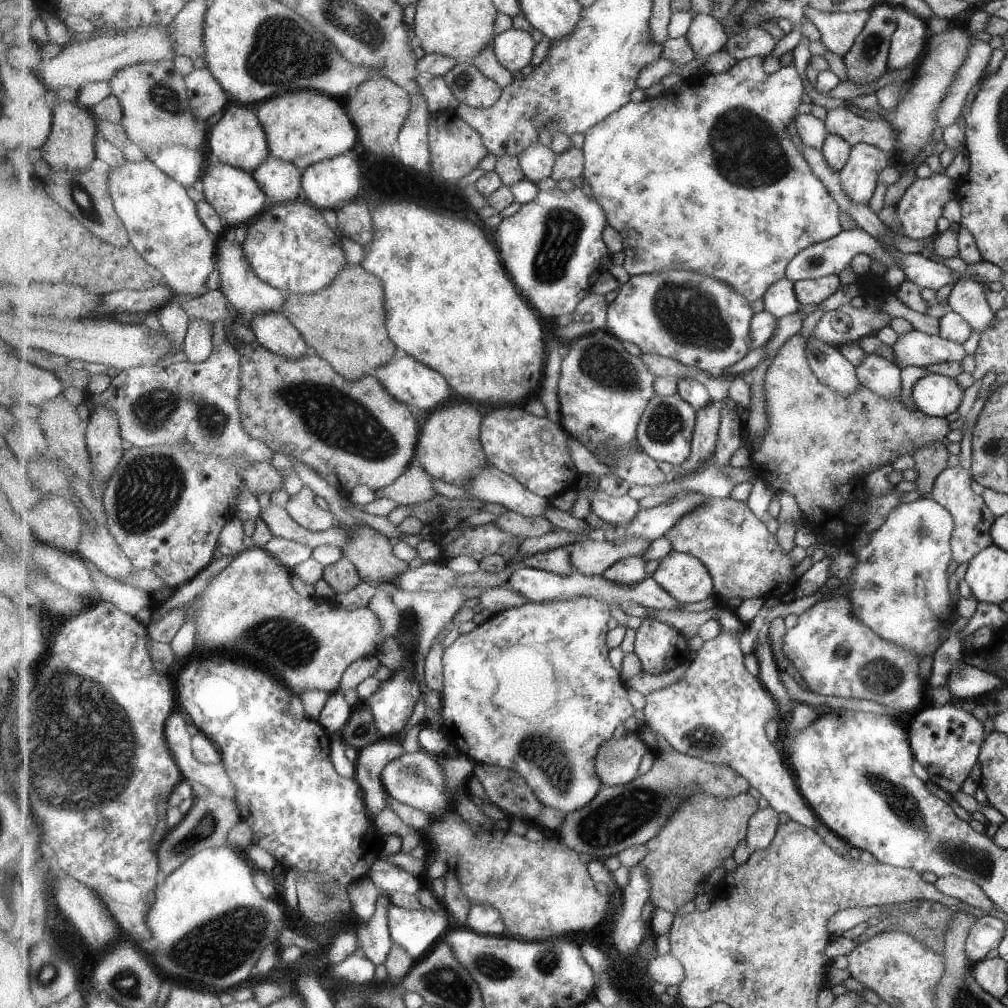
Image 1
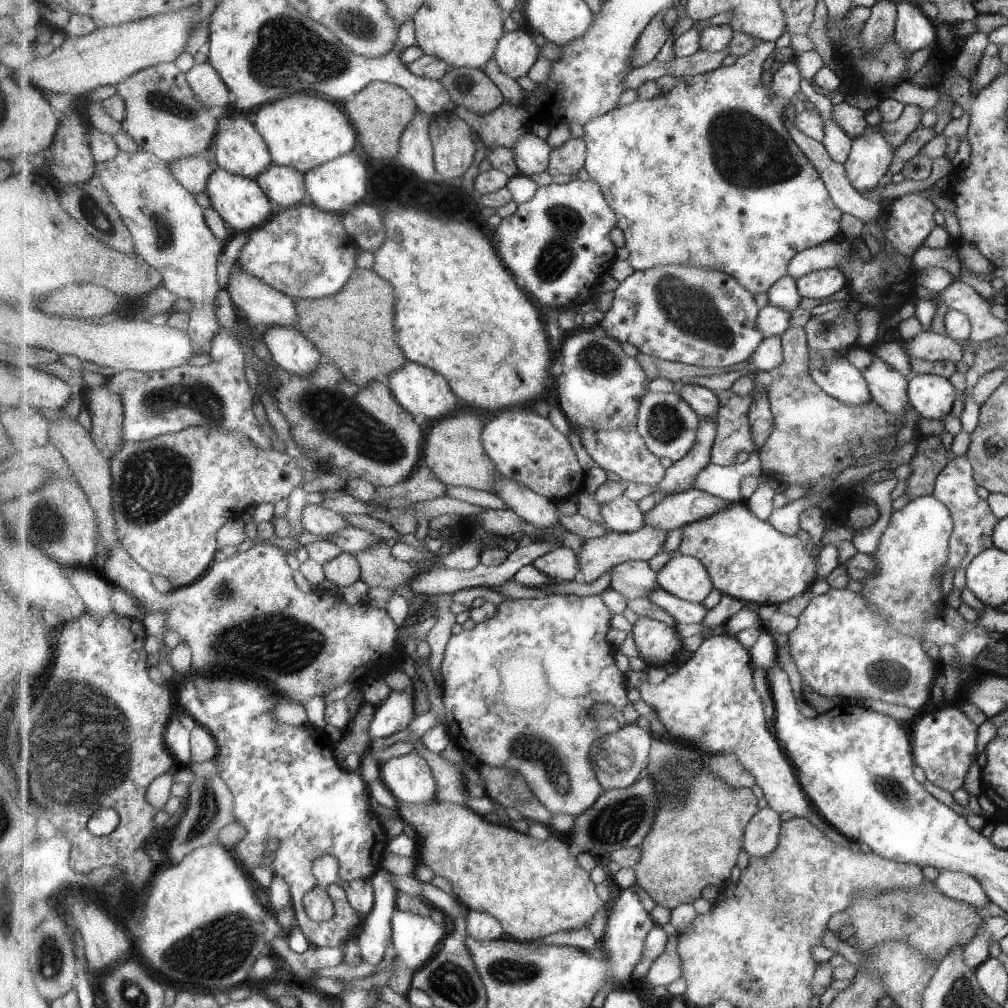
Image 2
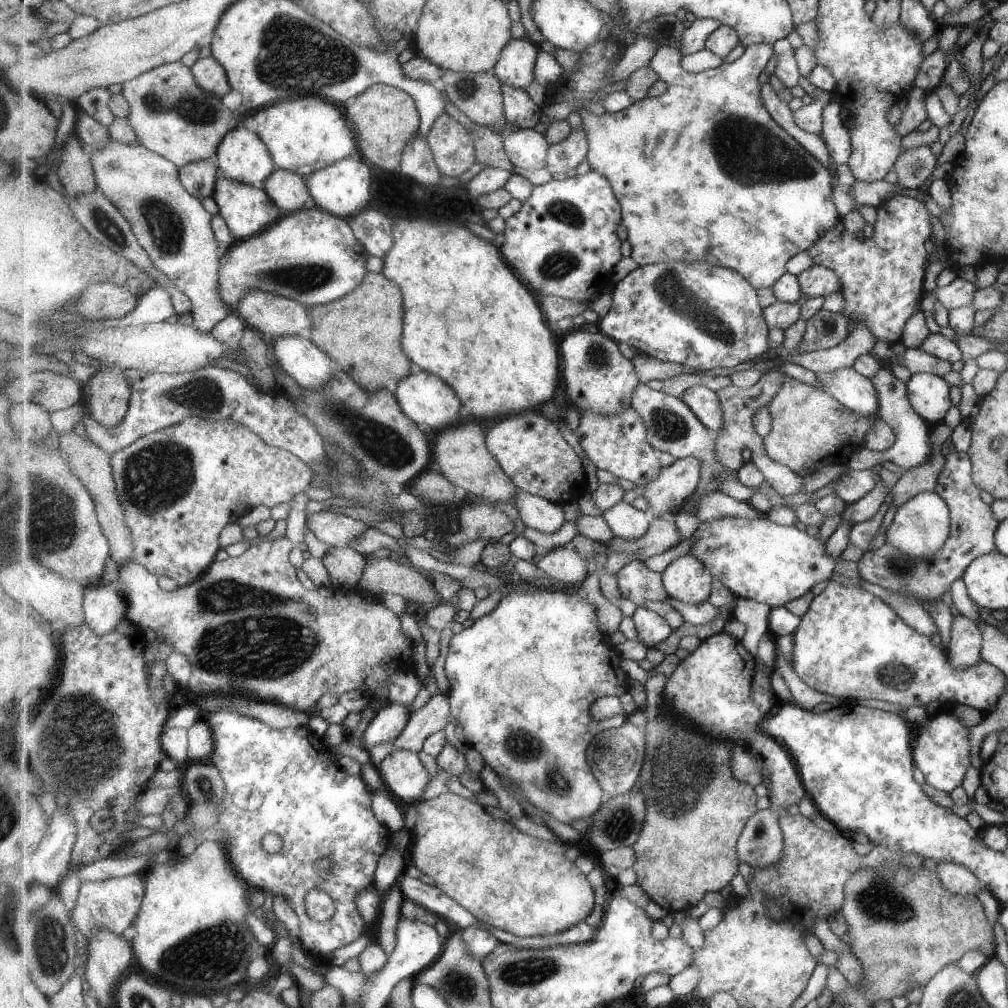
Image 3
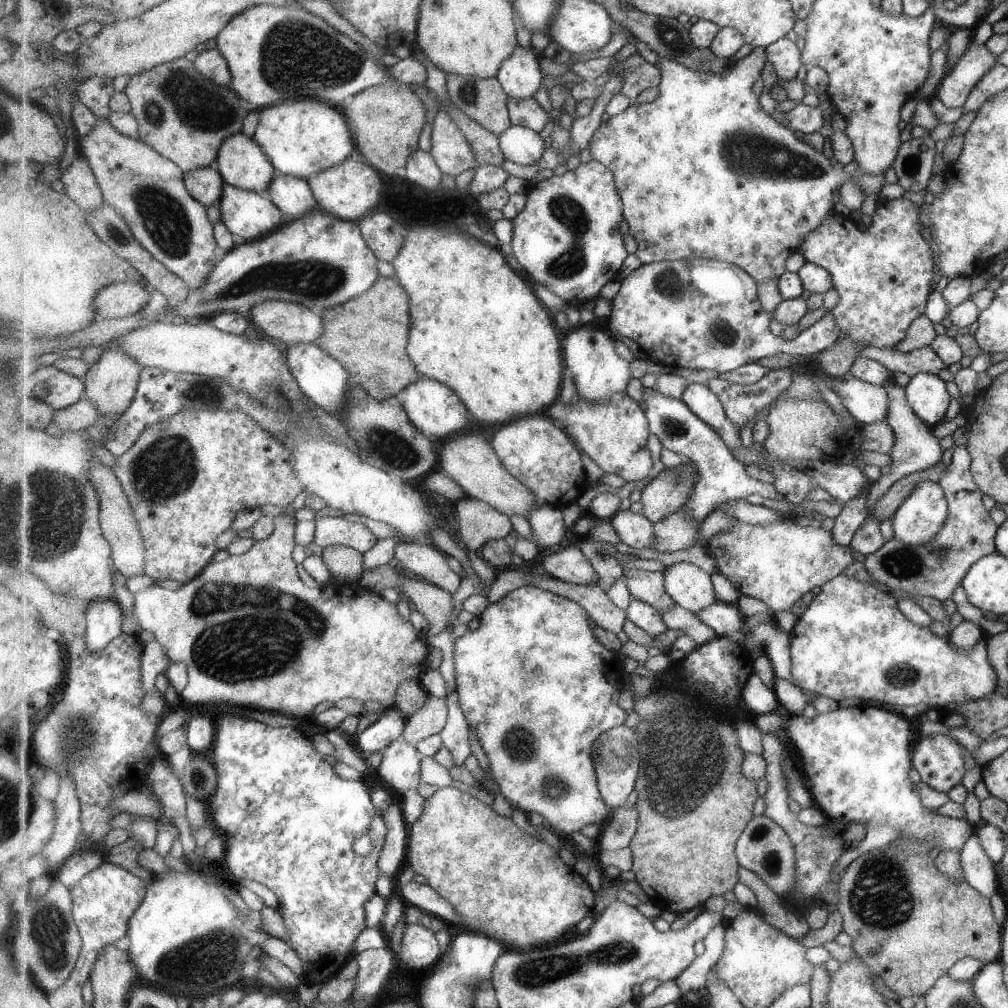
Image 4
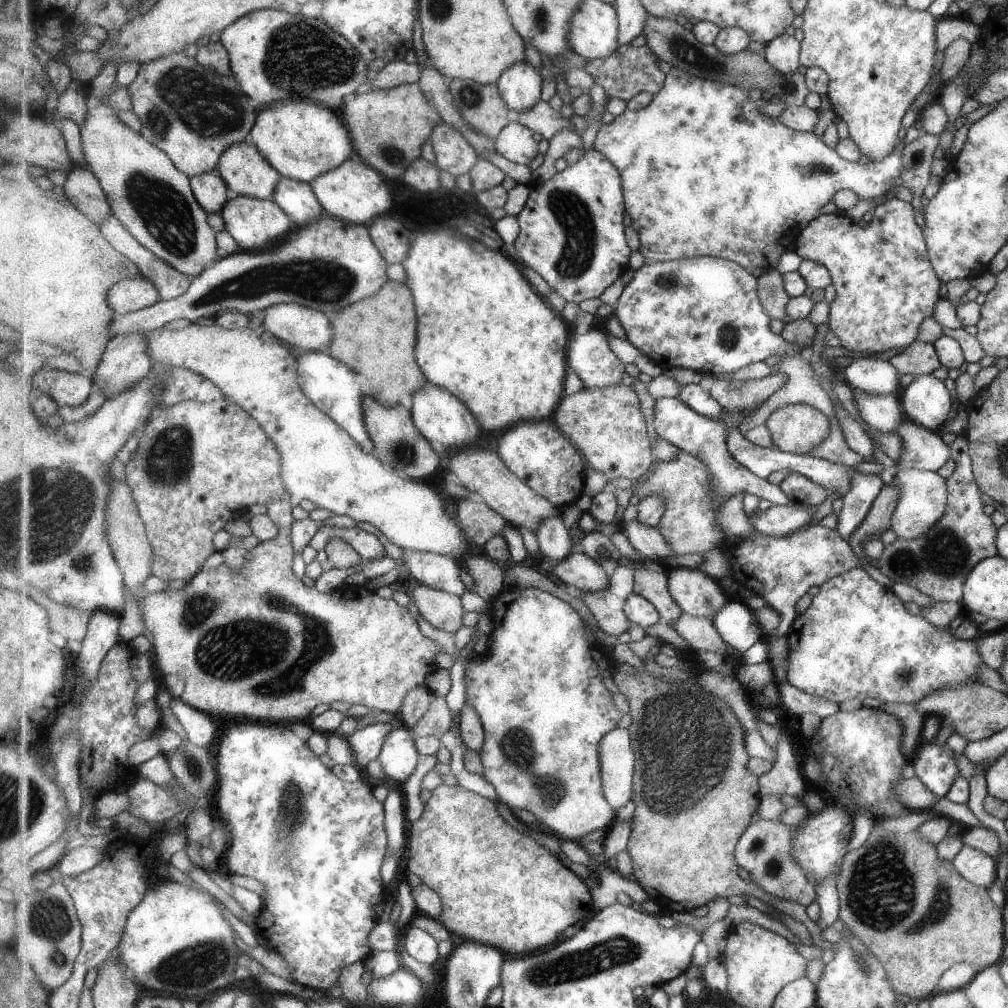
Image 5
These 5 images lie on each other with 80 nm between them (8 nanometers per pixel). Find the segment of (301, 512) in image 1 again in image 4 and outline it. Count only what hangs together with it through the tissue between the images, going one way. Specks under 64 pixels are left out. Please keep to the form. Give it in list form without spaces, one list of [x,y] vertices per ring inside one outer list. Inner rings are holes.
[[[322,516],[316,520],[314,544],[326,549],[331,545],[345,545],[360,550],[371,550],[377,536],[364,523],[350,522],[344,517]]]

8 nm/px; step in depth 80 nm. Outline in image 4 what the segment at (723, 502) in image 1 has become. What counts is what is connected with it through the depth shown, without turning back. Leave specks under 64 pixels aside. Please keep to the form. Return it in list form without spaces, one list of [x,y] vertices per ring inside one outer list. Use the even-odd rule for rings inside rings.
[[[736,520],[733,529],[714,535],[704,545],[706,553],[715,561],[717,572],[728,579],[736,590],[749,595],[769,605],[771,614],[788,611],[805,593],[815,586],[822,587],[823,583],[837,576],[852,561],[851,548],[839,546],[829,531],[823,527],[797,526],[791,521],[781,521],[766,525],[752,525]]]

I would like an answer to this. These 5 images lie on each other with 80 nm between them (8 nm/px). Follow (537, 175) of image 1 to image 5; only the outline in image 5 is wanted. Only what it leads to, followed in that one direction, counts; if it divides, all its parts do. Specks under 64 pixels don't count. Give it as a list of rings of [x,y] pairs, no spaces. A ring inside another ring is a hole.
[[[514,119],[496,139],[496,150],[511,162],[526,165],[539,154],[539,142],[530,127]]]

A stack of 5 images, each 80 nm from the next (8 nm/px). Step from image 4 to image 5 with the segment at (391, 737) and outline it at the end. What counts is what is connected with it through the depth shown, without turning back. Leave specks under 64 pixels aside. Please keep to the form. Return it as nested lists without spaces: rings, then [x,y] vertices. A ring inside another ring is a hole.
[[[386,719],[366,727],[358,728],[350,737],[349,744],[356,756],[357,766],[365,769],[365,766],[375,760],[382,752],[386,738],[399,727],[396,719]]]

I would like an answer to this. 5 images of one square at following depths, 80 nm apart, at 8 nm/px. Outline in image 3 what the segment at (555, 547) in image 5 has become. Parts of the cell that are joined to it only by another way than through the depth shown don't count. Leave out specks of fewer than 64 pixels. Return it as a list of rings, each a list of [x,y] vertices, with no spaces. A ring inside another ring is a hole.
[[[518,490],[518,497],[514,505],[525,526],[540,532],[553,534],[565,524],[563,505],[551,502],[546,498]]]

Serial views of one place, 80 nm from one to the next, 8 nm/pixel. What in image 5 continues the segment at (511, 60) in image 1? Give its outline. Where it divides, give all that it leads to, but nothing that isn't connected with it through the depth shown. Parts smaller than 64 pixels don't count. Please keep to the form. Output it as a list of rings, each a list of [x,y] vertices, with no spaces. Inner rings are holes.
[[[521,61],[511,65],[498,80],[498,85],[505,102],[517,114],[531,110],[541,101],[543,76],[533,64]]]

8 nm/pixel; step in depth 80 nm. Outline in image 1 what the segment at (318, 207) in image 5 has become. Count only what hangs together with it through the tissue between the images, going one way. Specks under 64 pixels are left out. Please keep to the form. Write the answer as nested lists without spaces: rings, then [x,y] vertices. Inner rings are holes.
[[[270,157],[253,173],[267,197],[276,204],[293,202],[303,191],[303,171],[293,162]]]

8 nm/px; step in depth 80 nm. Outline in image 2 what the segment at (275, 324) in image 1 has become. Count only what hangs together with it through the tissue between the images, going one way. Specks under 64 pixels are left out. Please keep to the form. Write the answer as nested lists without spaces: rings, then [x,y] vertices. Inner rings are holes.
[[[270,326],[258,333],[279,367],[308,375],[325,361],[321,351],[295,326]]]

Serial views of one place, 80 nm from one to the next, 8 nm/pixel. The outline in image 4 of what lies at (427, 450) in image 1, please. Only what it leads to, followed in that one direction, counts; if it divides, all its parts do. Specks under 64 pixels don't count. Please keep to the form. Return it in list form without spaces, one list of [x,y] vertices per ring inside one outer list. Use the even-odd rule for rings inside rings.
[[[465,431],[443,442],[443,446],[439,469],[455,479],[455,482],[464,488],[469,497],[485,501],[509,516],[517,514],[527,520],[530,512],[537,505],[544,503],[532,490],[515,478],[510,470],[507,470],[490,440],[483,438],[481,434],[471,434],[471,432]]]

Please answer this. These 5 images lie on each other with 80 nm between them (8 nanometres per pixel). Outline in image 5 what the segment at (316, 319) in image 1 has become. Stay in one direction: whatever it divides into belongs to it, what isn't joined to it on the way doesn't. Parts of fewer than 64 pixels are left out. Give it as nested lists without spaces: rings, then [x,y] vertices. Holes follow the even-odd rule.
[[[390,280],[373,297],[369,297],[329,316],[334,328],[334,341],[327,348],[334,357],[347,363],[359,374],[365,394],[376,398],[382,405],[391,407],[399,404],[399,396],[407,392],[413,396],[416,390],[422,389],[428,382],[421,365],[415,360],[417,344],[417,312],[415,298],[411,287],[405,282]]]

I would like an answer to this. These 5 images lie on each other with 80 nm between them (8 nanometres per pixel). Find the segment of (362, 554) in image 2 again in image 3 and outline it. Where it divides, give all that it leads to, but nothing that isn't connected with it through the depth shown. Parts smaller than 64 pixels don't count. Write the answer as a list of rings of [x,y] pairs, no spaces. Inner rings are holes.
[[[389,556],[367,561],[365,572],[360,580],[359,589],[374,593],[375,595],[379,594],[379,592],[399,594],[405,598],[406,602],[417,600],[421,602],[423,609],[427,612],[443,603],[433,581],[425,578],[419,570],[416,570],[416,567],[406,560],[398,561]]]

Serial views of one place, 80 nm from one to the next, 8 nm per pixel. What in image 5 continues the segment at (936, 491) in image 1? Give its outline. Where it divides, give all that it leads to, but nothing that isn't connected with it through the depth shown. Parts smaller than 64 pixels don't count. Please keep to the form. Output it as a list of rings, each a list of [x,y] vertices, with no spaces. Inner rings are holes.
[[[957,435],[950,448],[950,458],[955,462],[951,475],[944,480],[946,483],[946,508],[942,517],[931,526],[929,530],[916,539],[896,538],[884,546],[880,557],[876,560],[876,569],[890,578],[893,583],[917,589],[920,593],[934,601],[960,602],[962,598],[962,585],[969,572],[984,558],[997,554],[997,527],[991,522],[990,517],[983,513],[981,493],[978,483],[975,482],[972,470],[972,461],[969,453],[969,444],[965,436]]]

